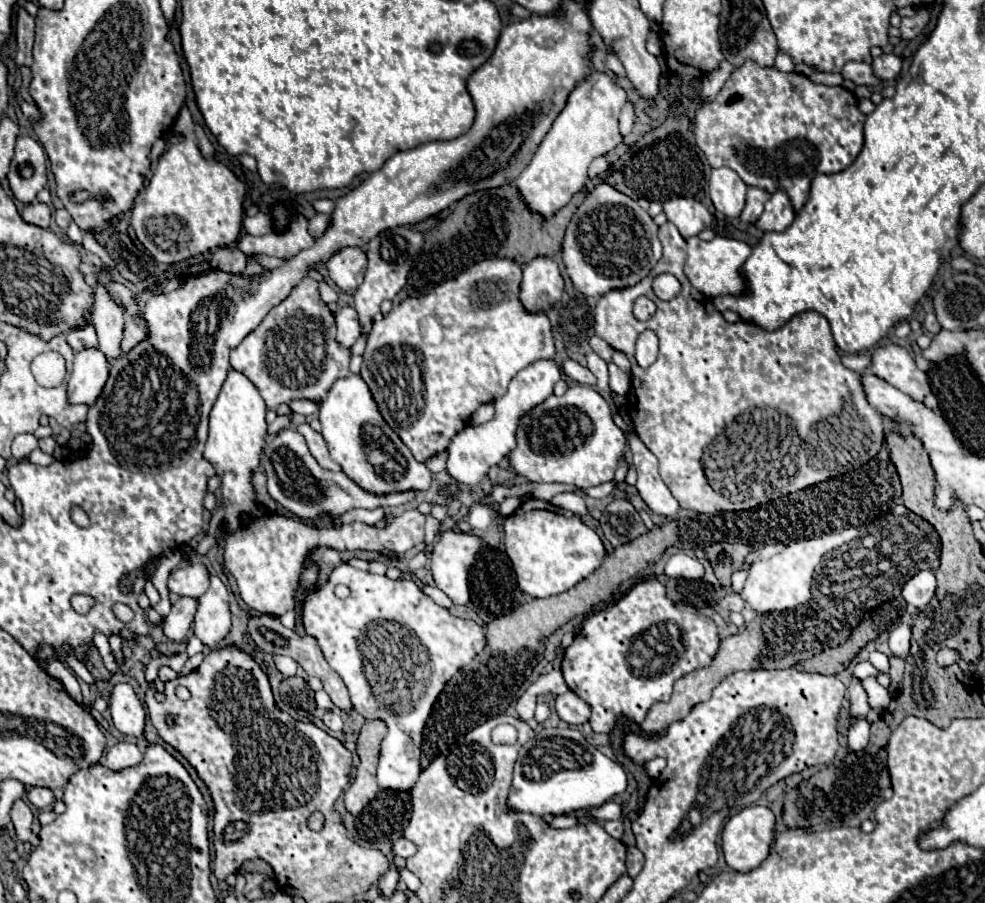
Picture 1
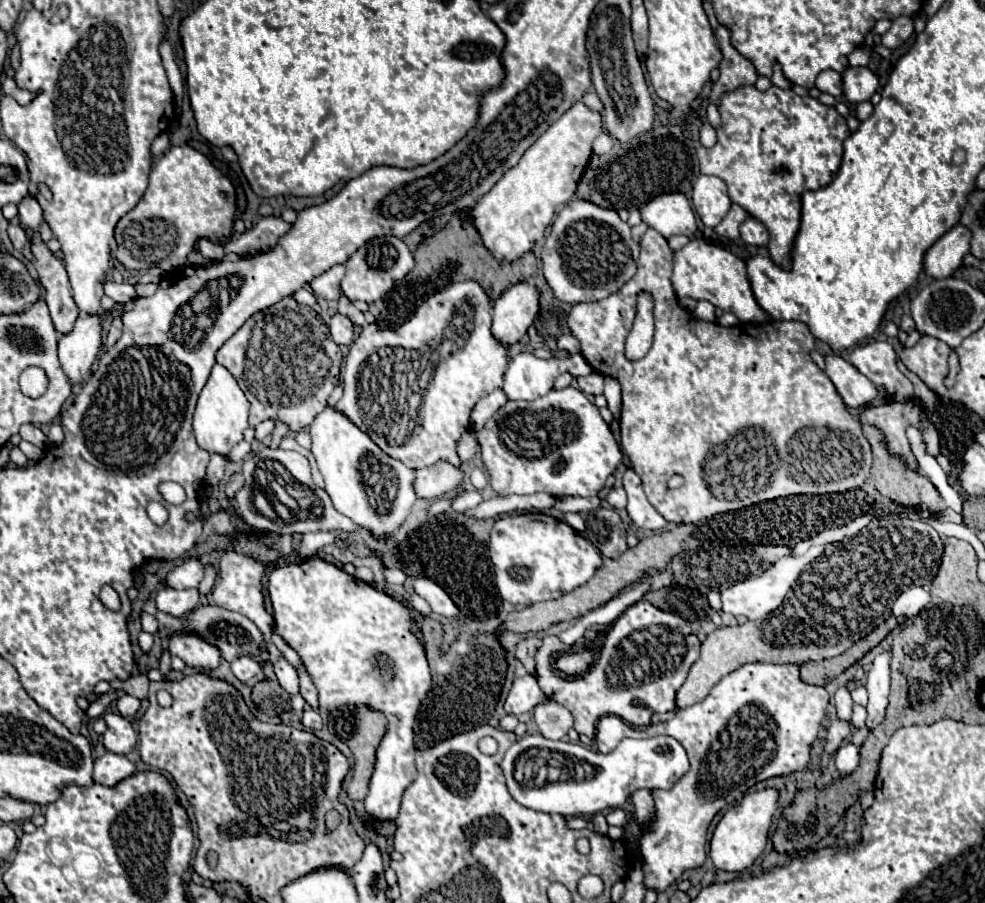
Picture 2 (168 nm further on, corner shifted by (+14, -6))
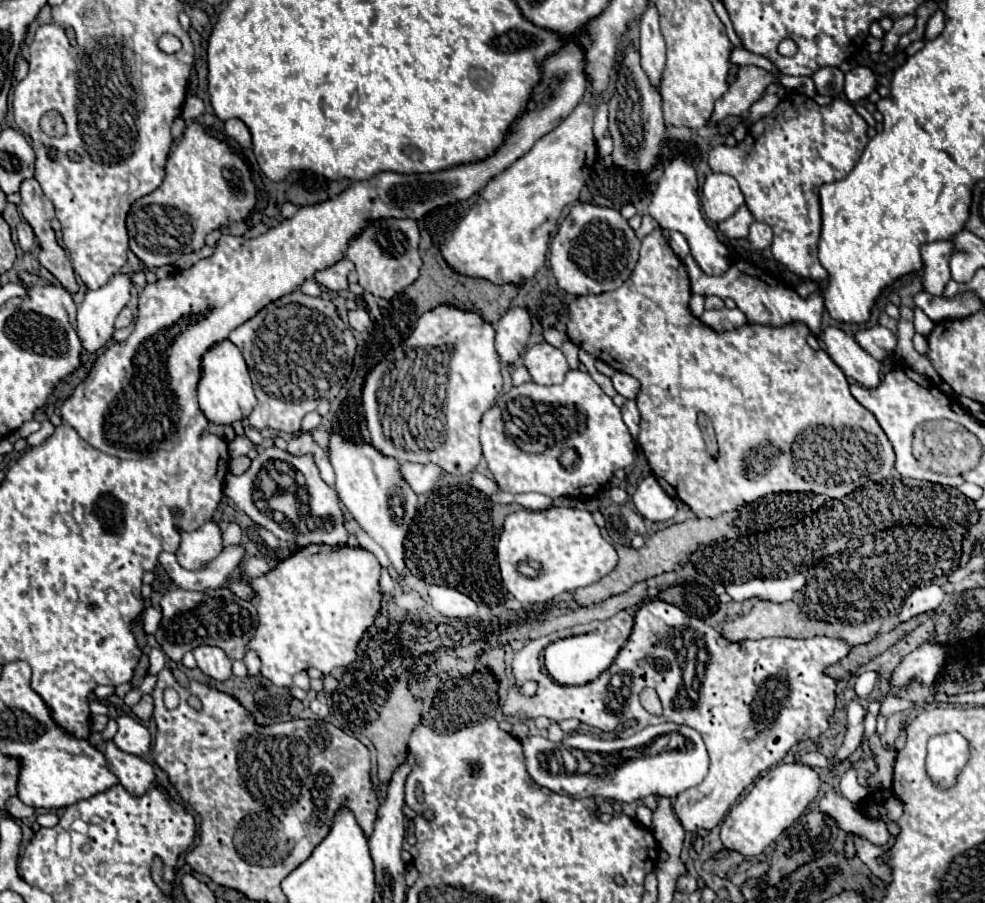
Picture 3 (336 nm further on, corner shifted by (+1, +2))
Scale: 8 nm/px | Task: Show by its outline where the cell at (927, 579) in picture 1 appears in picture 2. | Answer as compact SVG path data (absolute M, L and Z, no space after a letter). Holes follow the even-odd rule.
M909 587L893 603L893 615L895 617L913 617L921 609L925 609L925 605L929 605L929 593L923 587Z

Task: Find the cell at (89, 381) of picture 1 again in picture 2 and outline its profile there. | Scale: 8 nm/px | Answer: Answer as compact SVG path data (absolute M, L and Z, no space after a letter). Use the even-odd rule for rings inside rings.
M79 313L69 333L59 335L59 361L71 383L79 383L91 371L101 347L103 315Z

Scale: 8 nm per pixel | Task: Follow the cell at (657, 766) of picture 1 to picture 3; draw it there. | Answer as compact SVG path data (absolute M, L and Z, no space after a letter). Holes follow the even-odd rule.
M662 723L662 725L652 725L628 739L600 739L590 733L572 733L566 735L562 741L554 743L548 737L526 737L522 739L524 747L524 757L526 757L526 769L530 779L538 787L546 787L554 793L564 793L570 797L596 797L602 795L608 801L618 801L618 803L632 803L640 801L646 795L666 795L666 797L676 797L678 793L698 785L706 773L708 773L708 751L706 745L700 737L698 731L686 727L686 725L676 725L676 723ZM674 733L680 733L682 737L674 737ZM672 739L682 739L682 747L678 749L664 749L670 747L668 741ZM564 749L580 749L582 753L600 753L610 757L608 767L600 767L598 771L586 771L578 773L578 769L564 767L562 765L562 751ZM614 755L620 755L618 763Z

